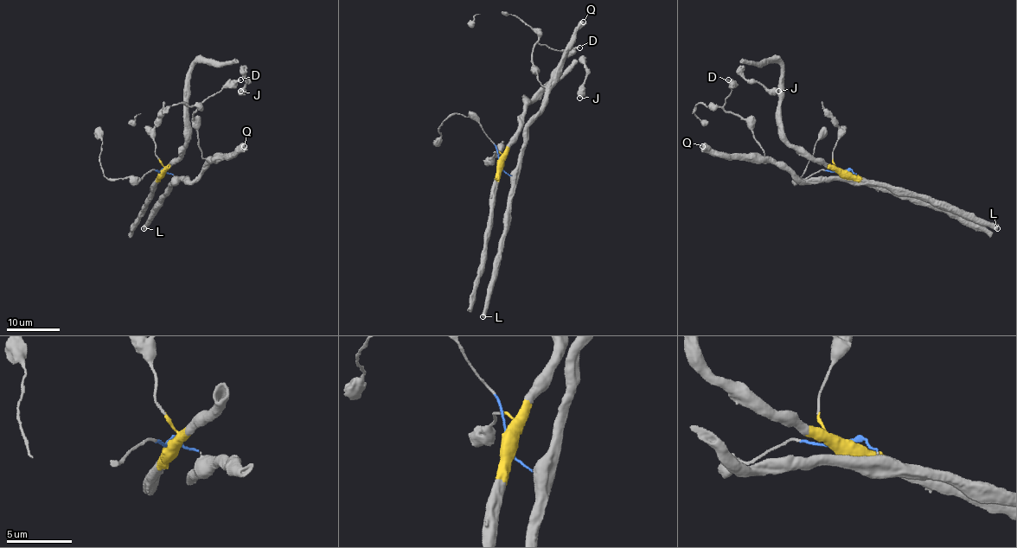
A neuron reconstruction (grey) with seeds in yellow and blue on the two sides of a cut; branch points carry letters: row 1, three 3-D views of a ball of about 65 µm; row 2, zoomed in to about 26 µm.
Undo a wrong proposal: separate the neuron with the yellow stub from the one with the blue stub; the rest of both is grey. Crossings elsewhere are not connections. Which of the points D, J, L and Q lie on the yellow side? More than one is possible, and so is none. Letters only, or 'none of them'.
J

